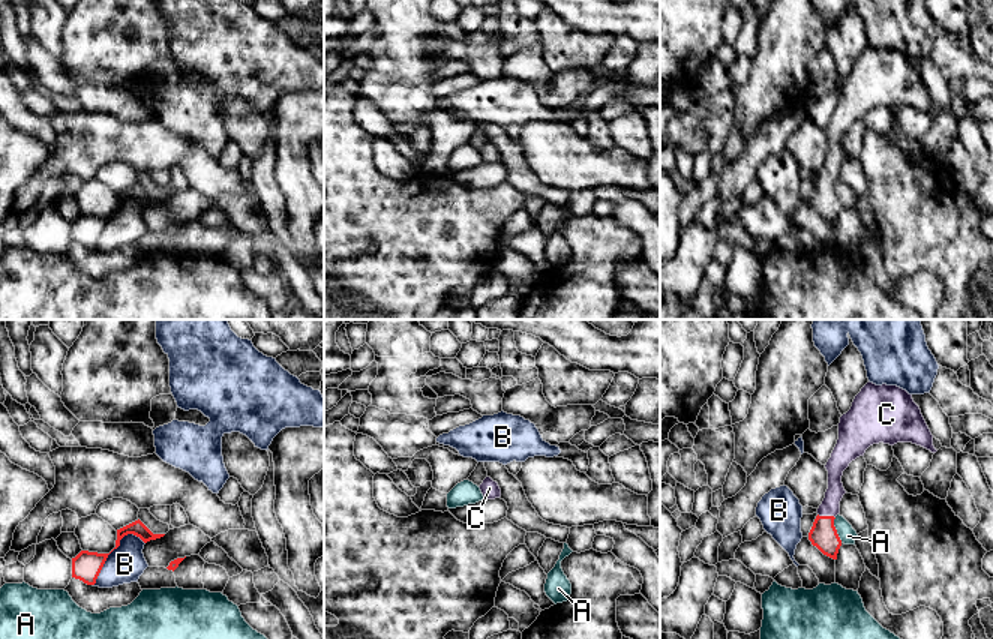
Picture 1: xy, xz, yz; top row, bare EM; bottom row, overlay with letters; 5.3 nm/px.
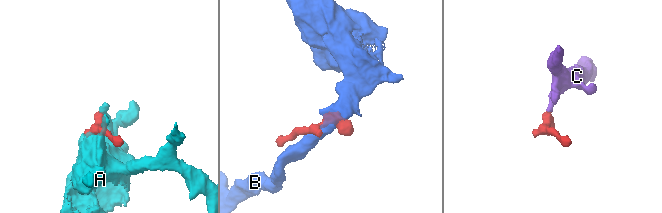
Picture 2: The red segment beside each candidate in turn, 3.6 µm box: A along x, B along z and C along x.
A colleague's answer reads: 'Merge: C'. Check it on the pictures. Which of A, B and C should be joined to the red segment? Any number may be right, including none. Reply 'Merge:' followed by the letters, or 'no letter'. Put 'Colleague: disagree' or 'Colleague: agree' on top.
Colleague: agree
Merge: C

